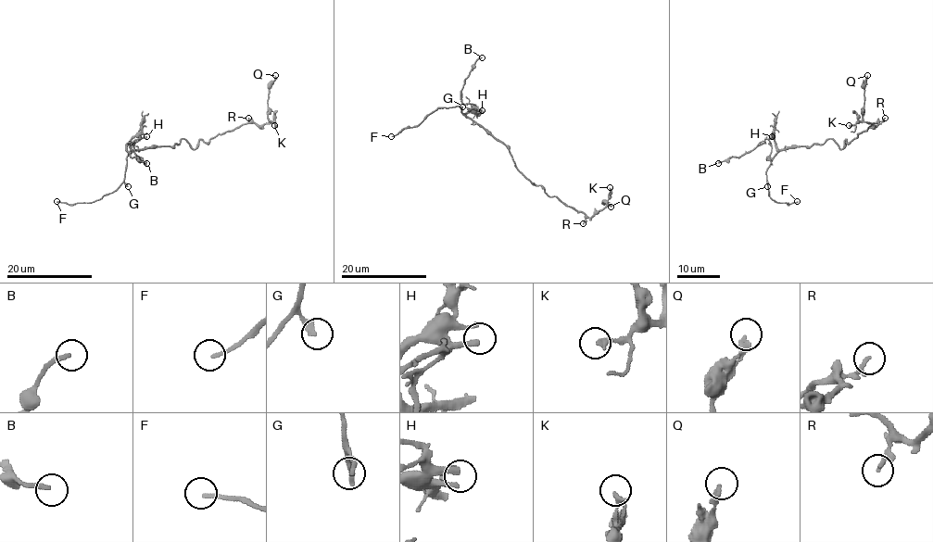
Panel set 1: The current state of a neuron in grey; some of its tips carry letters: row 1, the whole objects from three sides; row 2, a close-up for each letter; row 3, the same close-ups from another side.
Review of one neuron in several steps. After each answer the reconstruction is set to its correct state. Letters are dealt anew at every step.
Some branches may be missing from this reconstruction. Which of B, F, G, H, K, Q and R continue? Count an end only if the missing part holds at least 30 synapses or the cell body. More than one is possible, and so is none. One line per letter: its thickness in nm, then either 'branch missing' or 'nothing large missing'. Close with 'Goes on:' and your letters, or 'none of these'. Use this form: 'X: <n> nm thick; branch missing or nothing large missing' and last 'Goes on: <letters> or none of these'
B: 200 nm thick; nothing large missing
F: 160 nm thick; branch missing
G: 260 nm thick; nothing large missing
H: 280 nm thick; branch missing
K: 260 nm thick; nothing large missing
Q: 260 nm thick; nothing large missing
R: 190 nm thick; nothing large missing
Goes on: F, H

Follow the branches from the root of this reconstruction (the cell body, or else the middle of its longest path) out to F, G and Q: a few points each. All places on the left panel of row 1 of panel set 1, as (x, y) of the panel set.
F: (179, 144), (134, 150), (127, 157), (124, 181), (115, 190), (94, 201), (72, 204), (56, 201)
G: (179, 144), (134, 150), (127, 157), (124, 184), (128, 186)
Q: (179, 144), (183, 138), (195, 149), (200, 141), (208, 143), (243, 124), (271, 122), (268, 86), (275, 75)

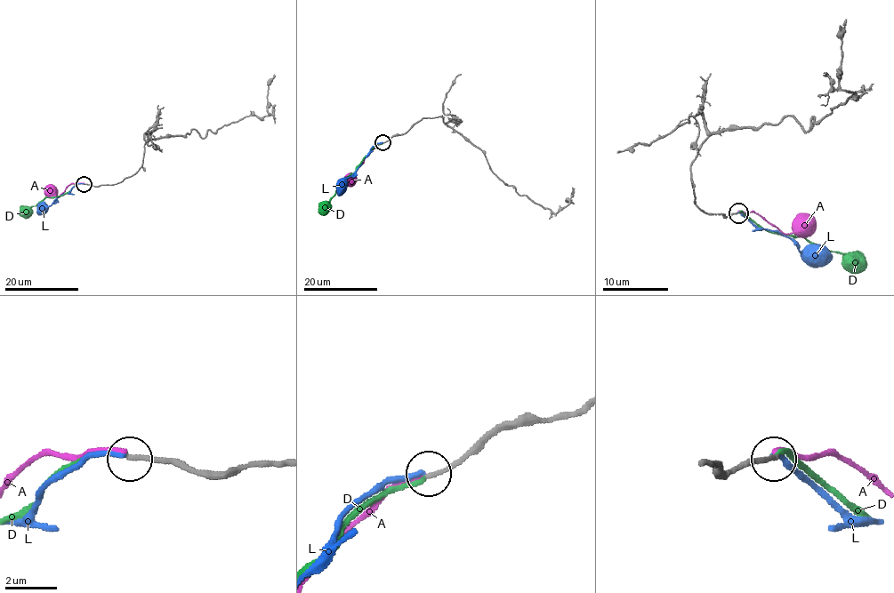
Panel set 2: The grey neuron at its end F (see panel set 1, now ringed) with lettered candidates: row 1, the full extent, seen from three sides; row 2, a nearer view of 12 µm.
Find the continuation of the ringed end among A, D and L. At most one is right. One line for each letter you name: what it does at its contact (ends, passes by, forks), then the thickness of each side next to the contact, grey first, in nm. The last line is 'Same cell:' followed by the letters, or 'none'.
Same cell: none

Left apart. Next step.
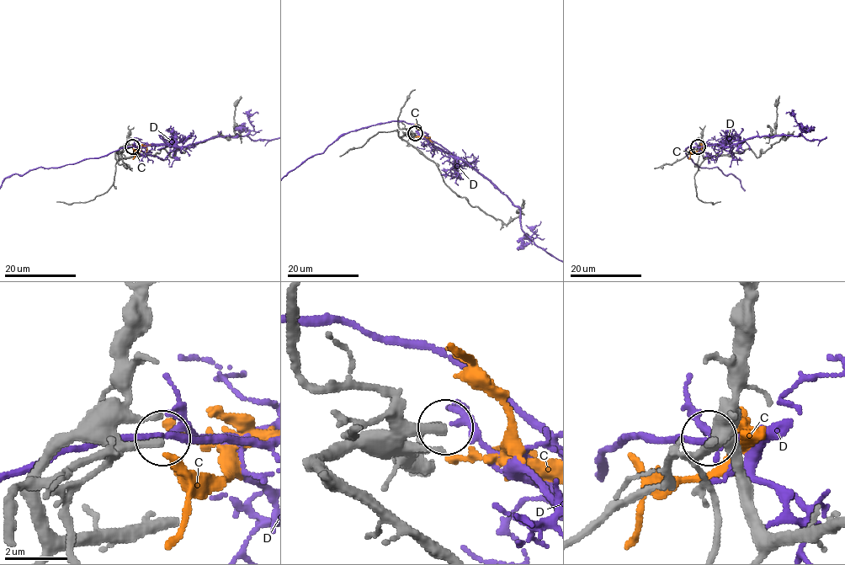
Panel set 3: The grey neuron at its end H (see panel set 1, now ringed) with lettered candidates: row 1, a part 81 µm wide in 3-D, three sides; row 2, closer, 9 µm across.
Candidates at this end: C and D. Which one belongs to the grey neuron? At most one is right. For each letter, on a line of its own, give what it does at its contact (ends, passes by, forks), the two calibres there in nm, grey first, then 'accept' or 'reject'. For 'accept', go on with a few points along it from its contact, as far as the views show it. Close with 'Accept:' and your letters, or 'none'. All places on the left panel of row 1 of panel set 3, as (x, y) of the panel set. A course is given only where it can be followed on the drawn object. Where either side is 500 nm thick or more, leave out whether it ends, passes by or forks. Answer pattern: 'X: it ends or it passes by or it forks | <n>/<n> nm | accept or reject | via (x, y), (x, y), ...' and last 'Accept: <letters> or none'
C: it ends | 200/190 nm | reject
D: it passes by | 280/200 nm | reject
Accept: none

